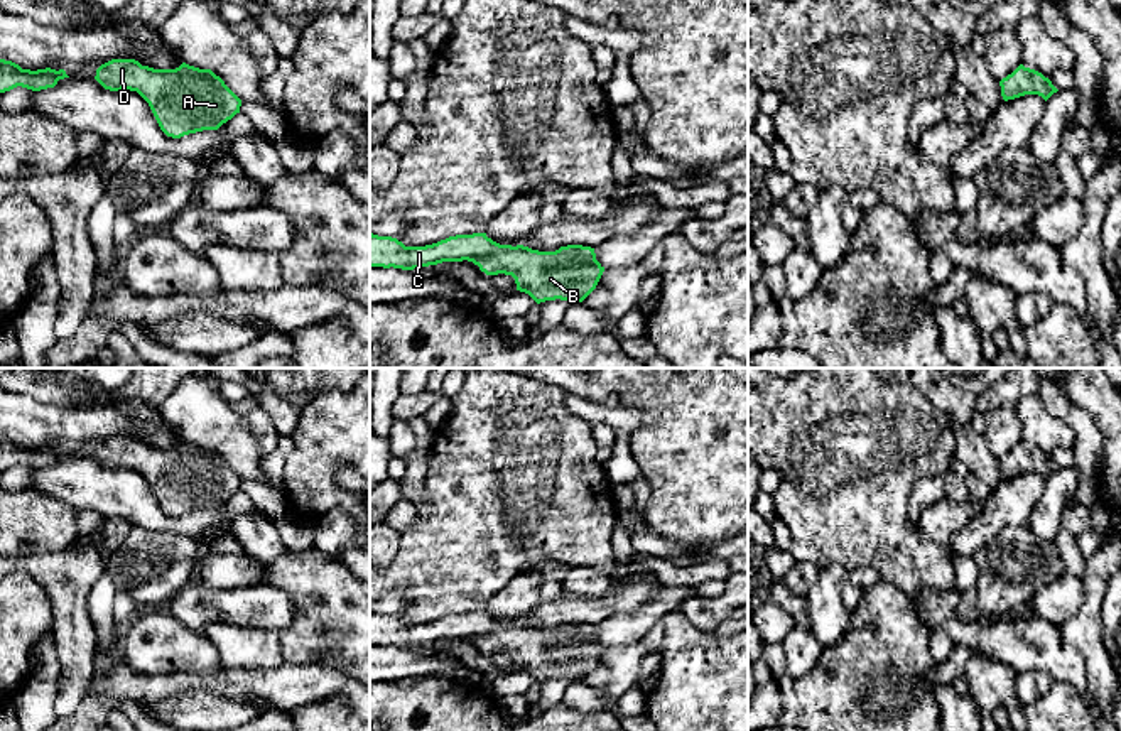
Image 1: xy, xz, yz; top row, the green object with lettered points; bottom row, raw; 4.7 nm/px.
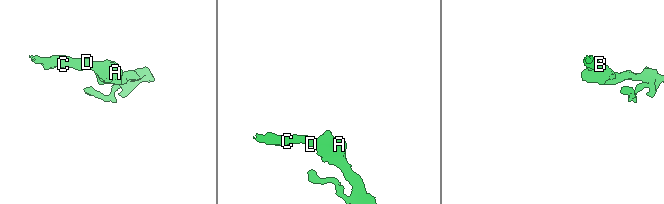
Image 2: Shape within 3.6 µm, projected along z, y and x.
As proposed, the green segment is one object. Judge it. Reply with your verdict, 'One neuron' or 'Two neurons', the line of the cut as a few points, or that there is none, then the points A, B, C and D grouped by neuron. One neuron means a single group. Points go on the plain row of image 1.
One neuron. No split. Groups: A B C D

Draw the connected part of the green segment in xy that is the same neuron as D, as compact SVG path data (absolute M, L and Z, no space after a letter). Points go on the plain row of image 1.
M111 437L96 447L95 458L110 469L137 469L160 508L172 517L218 508L241 485L241 478L211 447L186 441L176 447L154 447L135 437Z

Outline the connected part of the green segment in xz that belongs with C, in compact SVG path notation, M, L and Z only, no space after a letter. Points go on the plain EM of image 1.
M370 611L370 645L414 648L442 640L473 640L486 653L512 653L517 669L528 672L537 682L545 679L582 680L598 663L604 645L596 638L594 626L582 623L560 625L555 630L539 630L523 623L500 623L486 611L456 613L425 625L405 625L392 615Z

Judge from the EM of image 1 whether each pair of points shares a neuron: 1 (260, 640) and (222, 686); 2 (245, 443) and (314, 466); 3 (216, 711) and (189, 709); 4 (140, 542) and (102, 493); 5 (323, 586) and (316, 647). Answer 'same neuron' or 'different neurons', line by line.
1: different neurons
2: different neurons
3: same neuron
4: different neurons
5: same neuron

